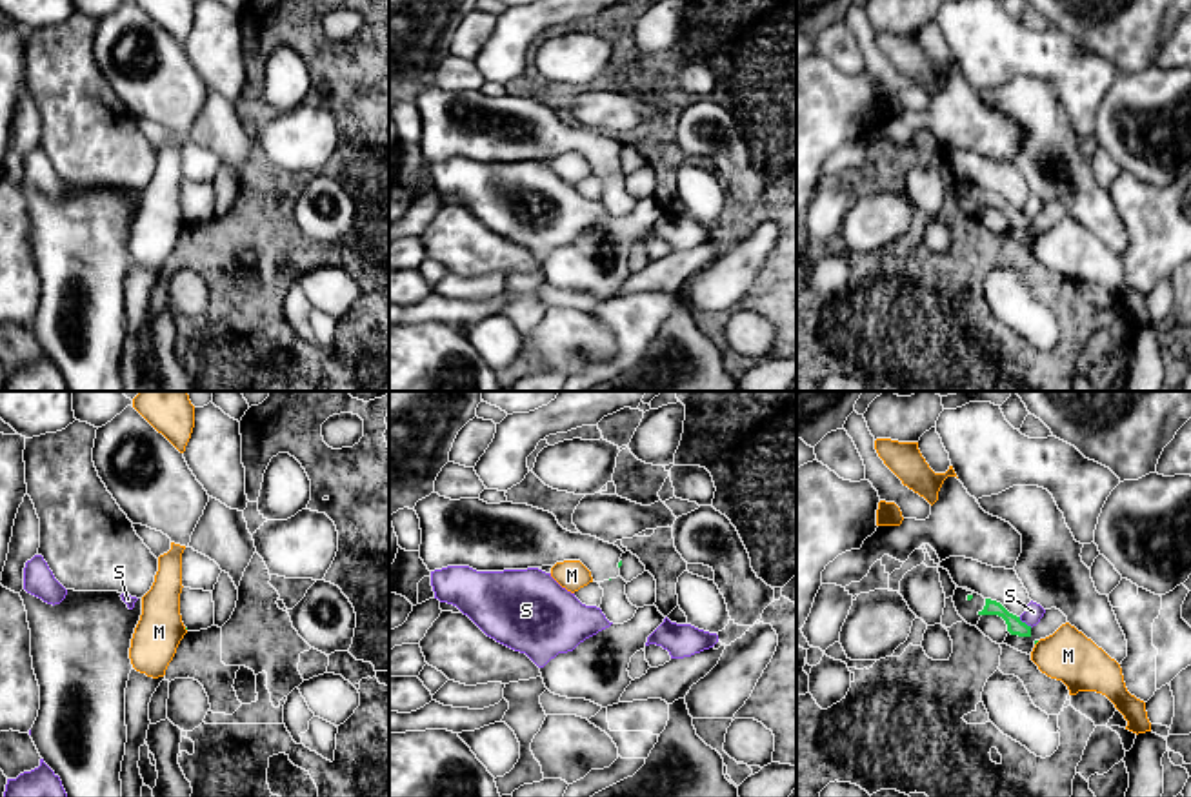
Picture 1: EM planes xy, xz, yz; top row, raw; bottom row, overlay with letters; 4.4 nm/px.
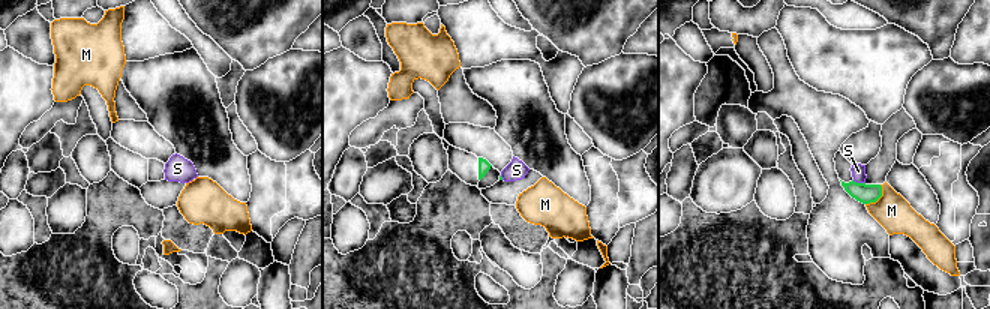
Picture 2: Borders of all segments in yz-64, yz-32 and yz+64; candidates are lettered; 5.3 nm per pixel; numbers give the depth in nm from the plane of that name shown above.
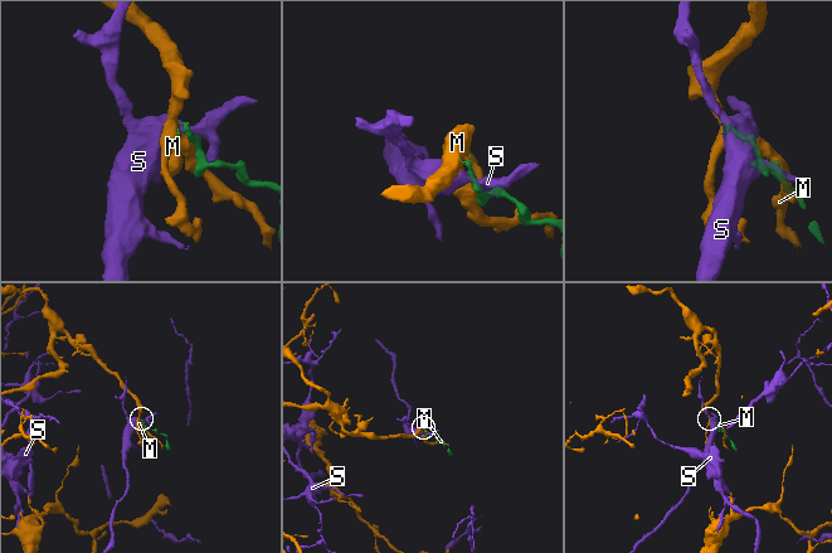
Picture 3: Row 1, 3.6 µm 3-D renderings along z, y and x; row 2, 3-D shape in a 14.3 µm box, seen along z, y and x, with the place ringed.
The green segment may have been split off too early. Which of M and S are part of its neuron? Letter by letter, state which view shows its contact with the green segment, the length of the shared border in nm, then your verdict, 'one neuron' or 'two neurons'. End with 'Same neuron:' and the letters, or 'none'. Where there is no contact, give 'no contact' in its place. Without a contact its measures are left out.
M: no contact; two neurons
S: meets green in yz; contact 80 nm long; two neurons
Same neuron: none

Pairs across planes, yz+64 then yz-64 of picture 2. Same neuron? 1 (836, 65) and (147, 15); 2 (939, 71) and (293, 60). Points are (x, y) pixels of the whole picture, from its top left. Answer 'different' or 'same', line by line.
1: same
2: same

